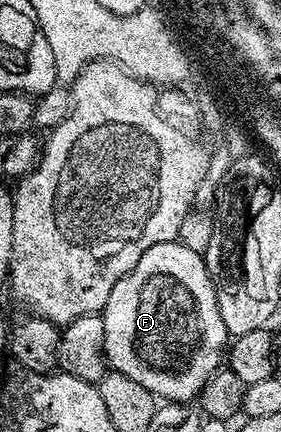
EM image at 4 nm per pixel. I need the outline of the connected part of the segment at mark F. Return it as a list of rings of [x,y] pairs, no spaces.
[[[178,240],[165,244],[153,244],[137,260],[137,264],[109,292],[109,300],[102,308],[105,324],[105,352],[110,369],[121,372],[137,384],[149,388],[156,399],[171,404],[187,404],[198,399],[205,384],[220,369],[225,351],[229,346],[229,335],[221,312],[217,308],[215,285],[207,271],[204,255],[191,251]]]

